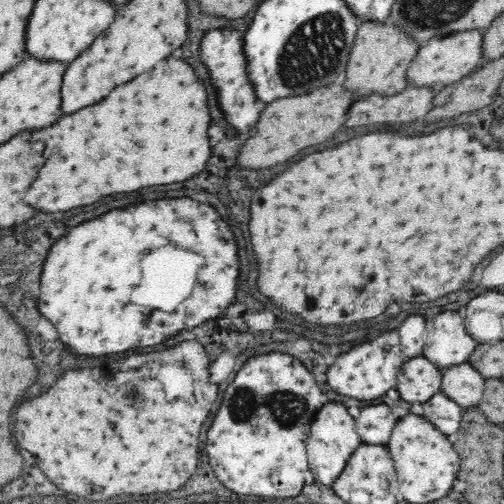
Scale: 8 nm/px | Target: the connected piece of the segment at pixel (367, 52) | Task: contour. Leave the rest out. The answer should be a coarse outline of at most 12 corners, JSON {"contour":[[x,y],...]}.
{"contour":[[391,19],[358,28],[344,86],[396,95],[421,44]]}

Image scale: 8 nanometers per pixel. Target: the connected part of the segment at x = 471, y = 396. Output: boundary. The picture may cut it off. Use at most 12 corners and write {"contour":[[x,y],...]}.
{"contour":[[467,361],[441,369],[441,391],[478,406],[486,379]]}

